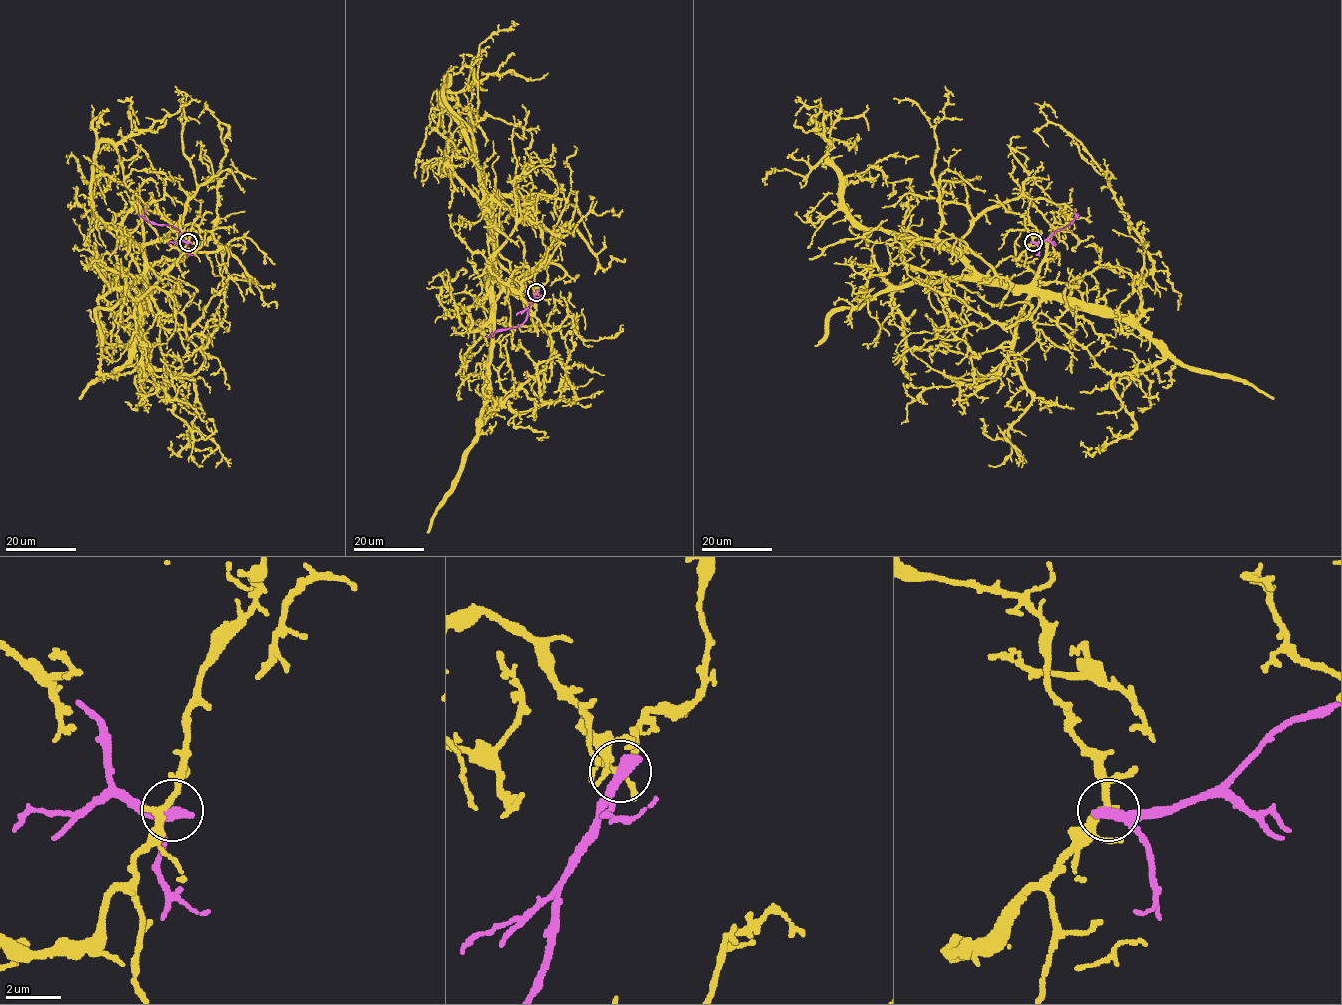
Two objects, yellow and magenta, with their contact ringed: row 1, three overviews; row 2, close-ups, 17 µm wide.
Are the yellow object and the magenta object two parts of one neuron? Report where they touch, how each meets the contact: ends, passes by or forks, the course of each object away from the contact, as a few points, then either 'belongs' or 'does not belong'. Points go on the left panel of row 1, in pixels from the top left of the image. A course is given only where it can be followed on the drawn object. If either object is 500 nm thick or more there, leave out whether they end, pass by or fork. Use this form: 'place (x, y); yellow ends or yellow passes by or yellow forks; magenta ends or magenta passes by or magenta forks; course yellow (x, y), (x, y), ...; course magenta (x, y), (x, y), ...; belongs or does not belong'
place (188, 242); course yellow (189, 241), (151, 267), (140, 318), (152, 287), (217, 216), (228, 127), (207, 104), (198, 117); course magenta (189, 242), (182, 240), (180, 231), (168, 224), (149, 223), (144, 217), (143, 208); does not belong

